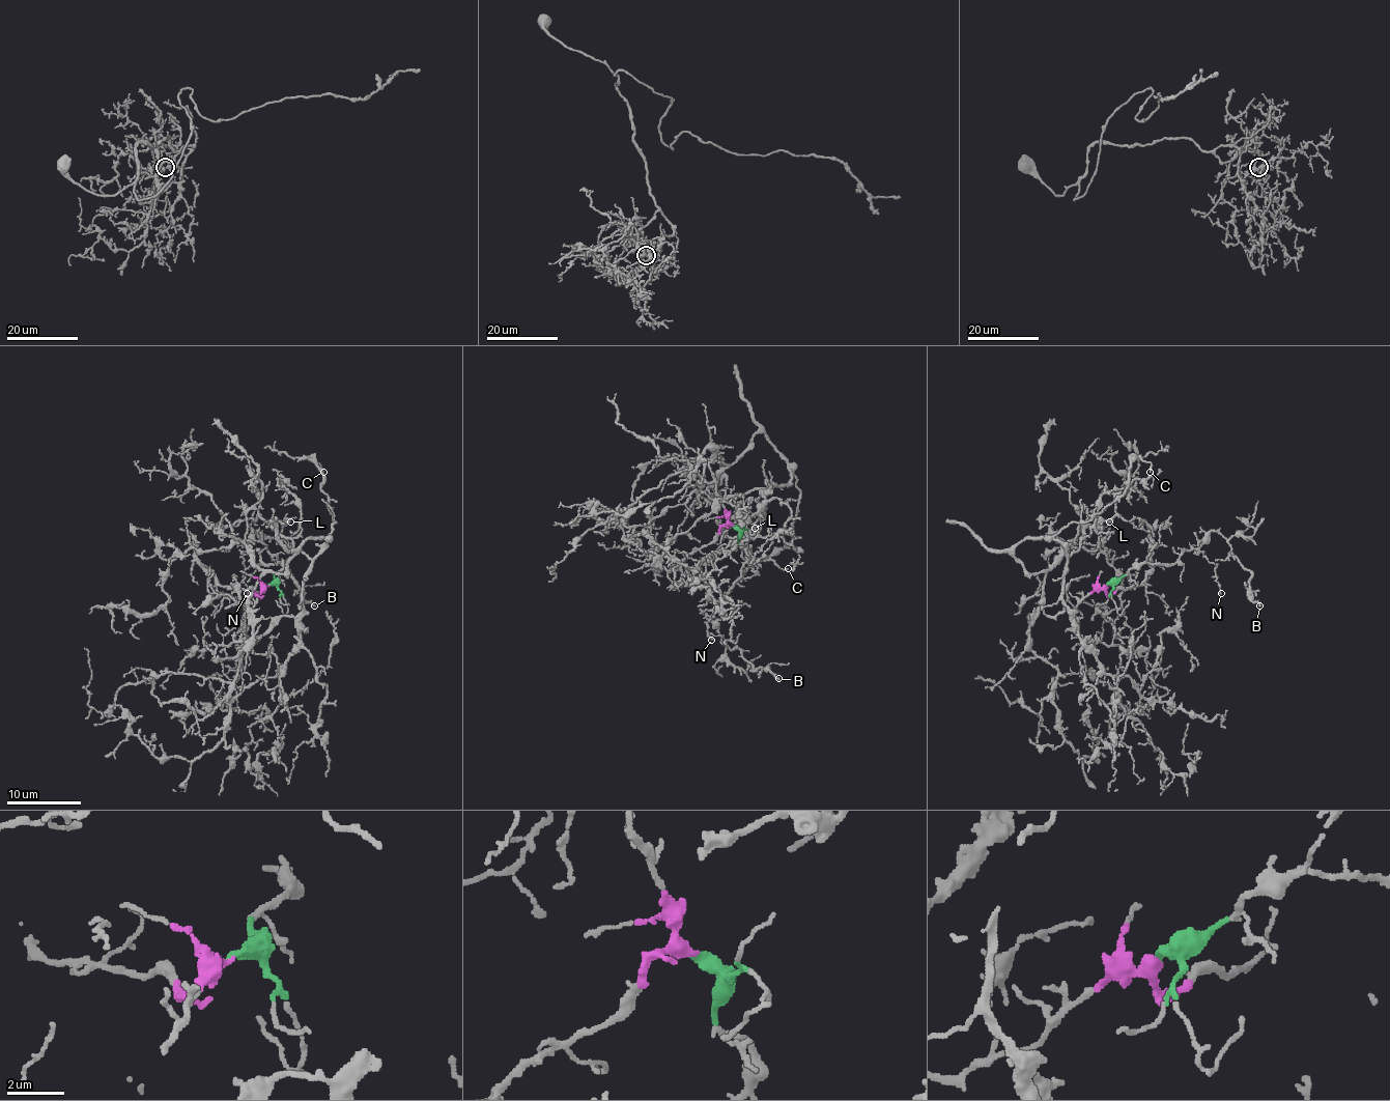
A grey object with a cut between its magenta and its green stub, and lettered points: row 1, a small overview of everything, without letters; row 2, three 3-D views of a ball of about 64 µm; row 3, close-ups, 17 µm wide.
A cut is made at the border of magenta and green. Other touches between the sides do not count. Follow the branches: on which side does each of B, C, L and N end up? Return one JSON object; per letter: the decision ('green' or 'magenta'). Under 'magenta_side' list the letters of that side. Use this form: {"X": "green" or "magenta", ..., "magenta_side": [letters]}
{"B": "green", "C": "magenta", "L": "magenta", "N": "green", "magenta_side": ["C", "L"]}

